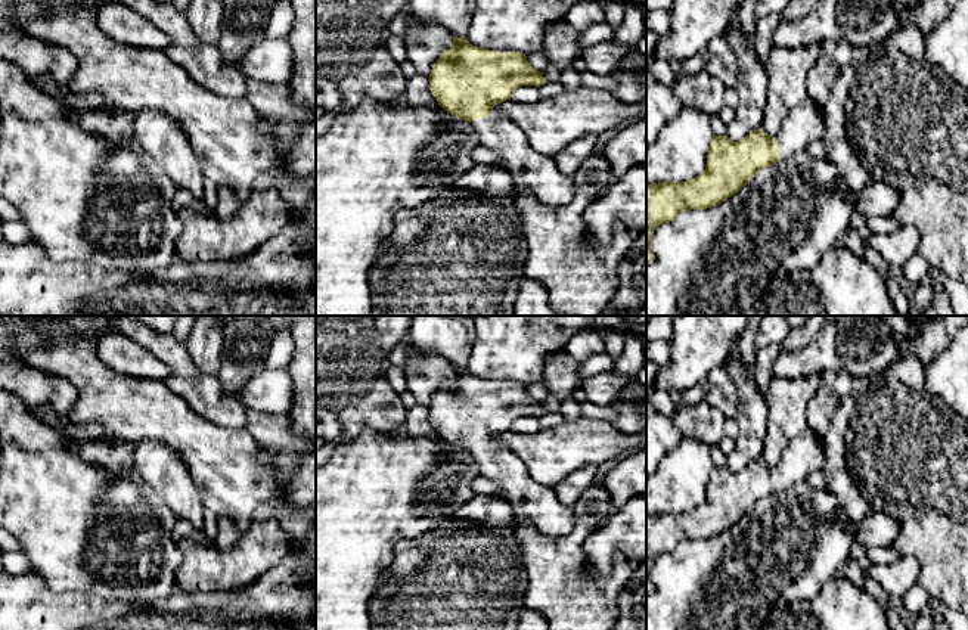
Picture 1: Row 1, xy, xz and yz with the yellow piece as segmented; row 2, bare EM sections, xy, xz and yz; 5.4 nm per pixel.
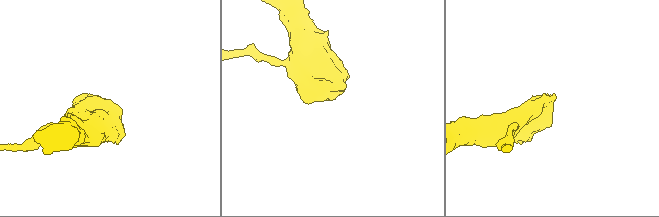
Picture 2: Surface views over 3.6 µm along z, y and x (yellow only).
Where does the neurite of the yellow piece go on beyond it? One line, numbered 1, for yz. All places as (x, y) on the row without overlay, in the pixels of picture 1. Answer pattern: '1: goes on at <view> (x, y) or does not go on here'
1: goes on at yz (803, 455)

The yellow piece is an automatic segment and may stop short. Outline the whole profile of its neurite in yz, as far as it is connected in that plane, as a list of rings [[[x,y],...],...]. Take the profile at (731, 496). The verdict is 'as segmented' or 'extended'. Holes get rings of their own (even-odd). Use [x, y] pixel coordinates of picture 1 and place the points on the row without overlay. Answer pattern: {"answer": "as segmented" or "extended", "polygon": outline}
{"answer": "extended", "polygon": [[[812,428],[792,438],[776,468],[761,459],[742,471],[714,466],[708,477],[705,500],[688,512],[646,515],[646,596],[655,589],[652,564],[682,541],[707,540],[738,524],[763,499],[779,488],[794,488],[807,481],[813,471],[822,471],[822,437]]]}

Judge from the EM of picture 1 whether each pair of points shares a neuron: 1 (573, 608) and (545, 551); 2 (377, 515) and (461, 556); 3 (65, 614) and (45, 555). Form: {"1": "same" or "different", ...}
{"1": "same", "2": "different", "3": "different"}

